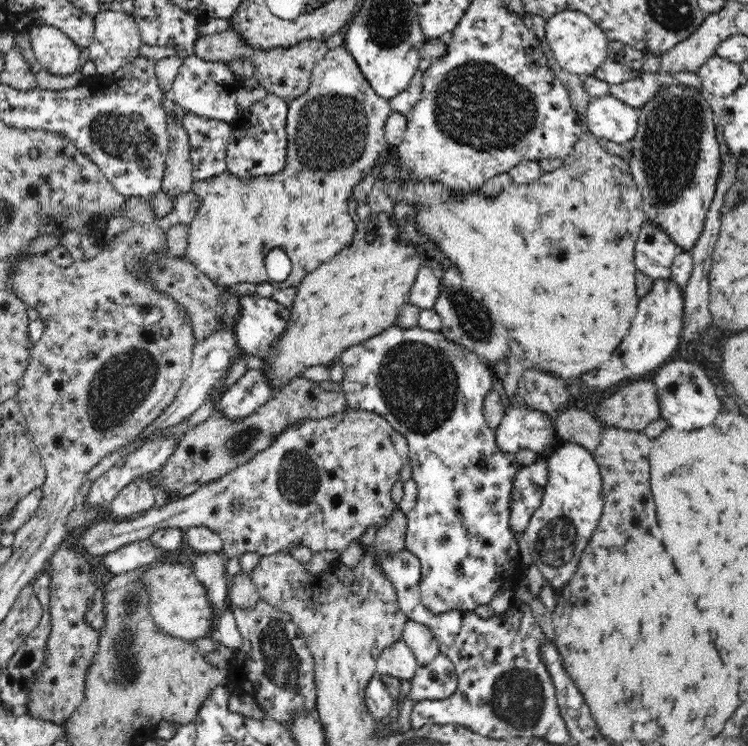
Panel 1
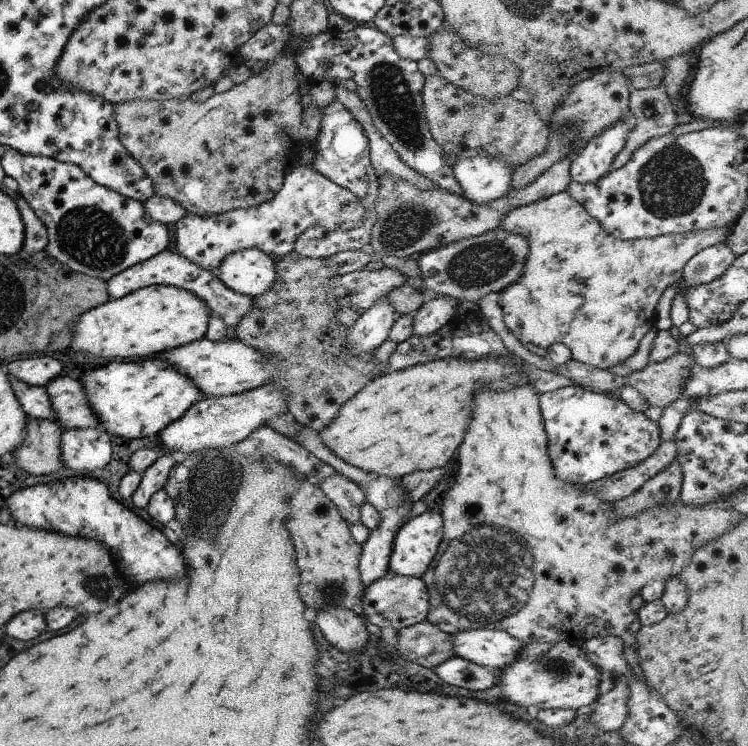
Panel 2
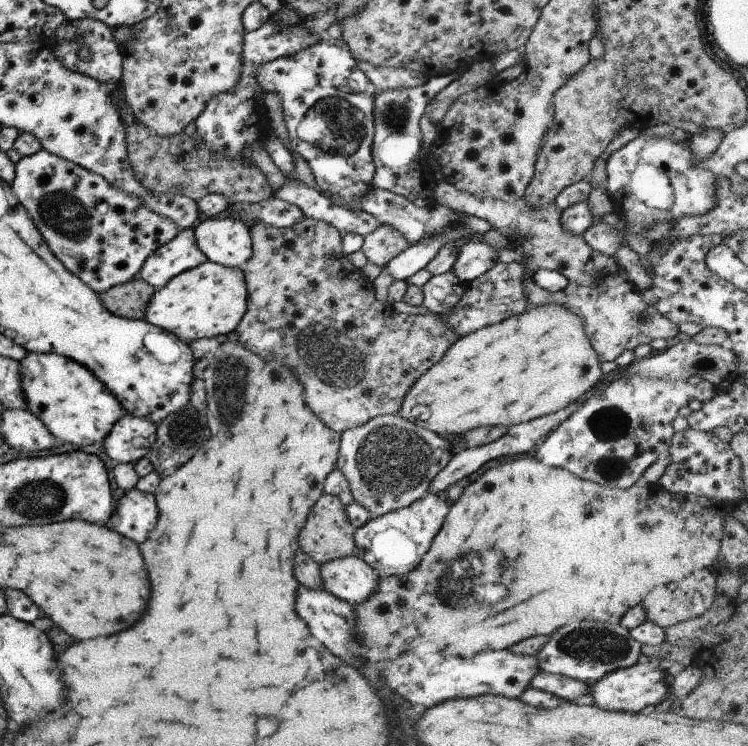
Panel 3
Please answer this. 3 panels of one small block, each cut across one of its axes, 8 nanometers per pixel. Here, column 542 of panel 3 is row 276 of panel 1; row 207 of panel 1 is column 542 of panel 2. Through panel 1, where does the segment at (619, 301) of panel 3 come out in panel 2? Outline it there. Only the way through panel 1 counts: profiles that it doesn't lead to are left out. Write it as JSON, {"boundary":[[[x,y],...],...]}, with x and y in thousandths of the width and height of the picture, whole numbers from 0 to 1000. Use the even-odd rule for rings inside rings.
{"boundary":[[[755,256],[680,280],[664,306],[706,324],[697,370],[664,391],[672,434],[683,450],[697,461],[727,468],[737,461],[753,461],[761,468],[763,483],[802,495],[836,485],[852,469],[860,449],[874,441],[876,410],[886,389],[910,374],[912,359],[925,343],[941,332],[967,326],[976,312],[976,304],[967,303],[832,323],[809,314],[801,298]]]}

